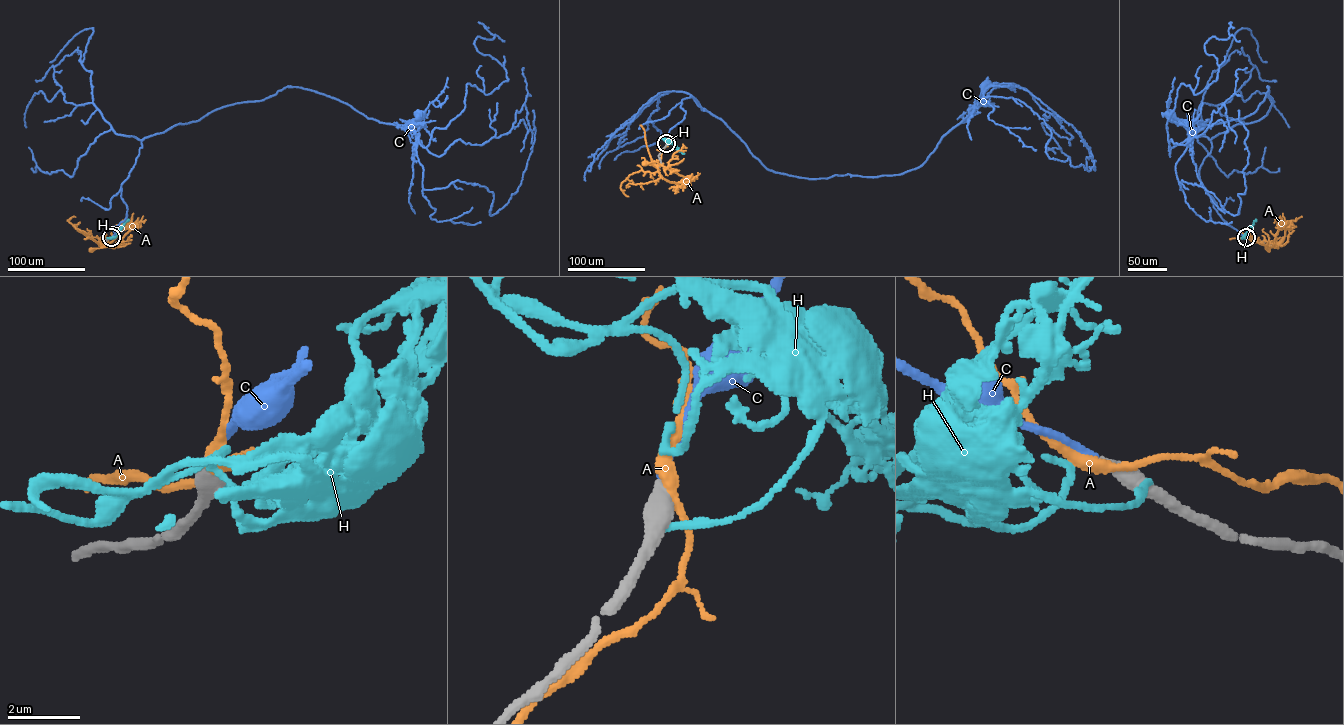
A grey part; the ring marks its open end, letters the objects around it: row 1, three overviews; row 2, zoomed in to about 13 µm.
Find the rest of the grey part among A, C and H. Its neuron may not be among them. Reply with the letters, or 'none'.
C

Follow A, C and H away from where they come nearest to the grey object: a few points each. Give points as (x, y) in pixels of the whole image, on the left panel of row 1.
A: (111, 237), (104, 241), (107, 246), (91, 250)
C: (111, 237), (126, 216), (121, 185), (141, 141), (178, 124), (286, 87), (381, 122), (403, 125), (421, 114)
H: (112, 237), (116, 237), (126, 219)

